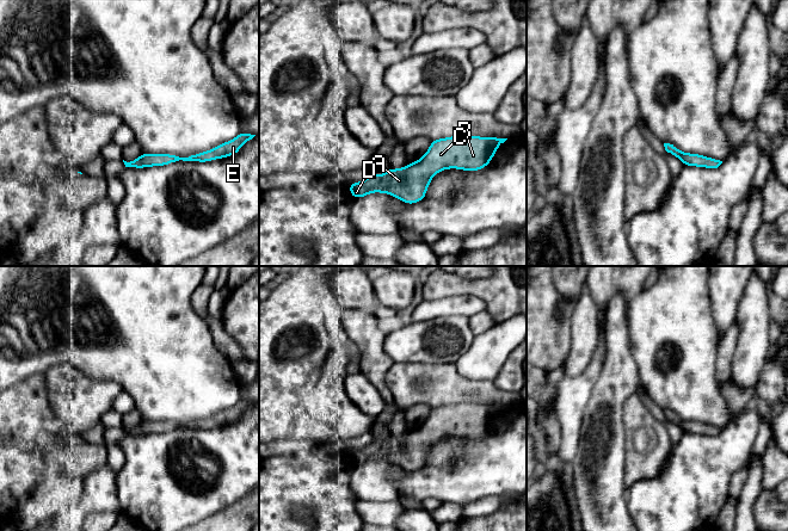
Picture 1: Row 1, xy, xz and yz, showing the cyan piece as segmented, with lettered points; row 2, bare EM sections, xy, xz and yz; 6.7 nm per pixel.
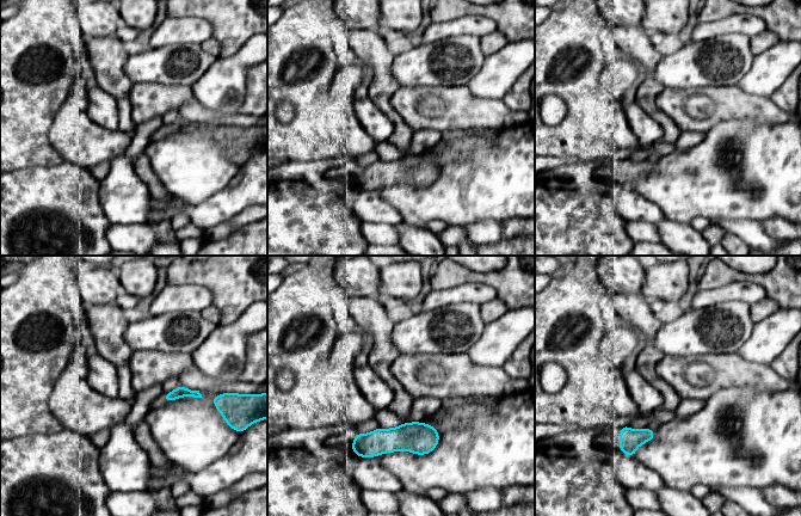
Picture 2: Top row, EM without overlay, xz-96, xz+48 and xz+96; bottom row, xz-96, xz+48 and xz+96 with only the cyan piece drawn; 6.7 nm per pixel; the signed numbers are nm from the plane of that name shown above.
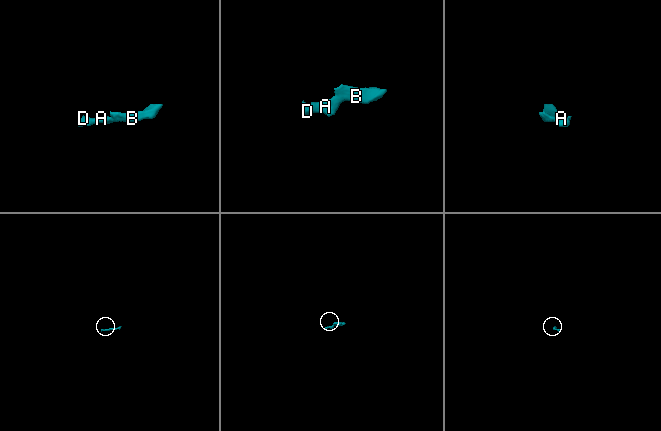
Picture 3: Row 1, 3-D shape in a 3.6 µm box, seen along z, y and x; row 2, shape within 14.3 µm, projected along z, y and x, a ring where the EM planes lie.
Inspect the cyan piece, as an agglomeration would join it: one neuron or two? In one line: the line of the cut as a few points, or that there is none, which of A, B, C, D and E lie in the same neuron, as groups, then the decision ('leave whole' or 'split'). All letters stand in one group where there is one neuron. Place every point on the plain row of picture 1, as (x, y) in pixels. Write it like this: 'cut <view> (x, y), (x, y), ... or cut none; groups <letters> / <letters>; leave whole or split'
cut none; groups A B C D E; leave whole

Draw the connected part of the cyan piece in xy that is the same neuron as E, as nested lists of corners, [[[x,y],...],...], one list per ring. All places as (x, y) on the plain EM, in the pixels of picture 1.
[[[241,400],[232,408],[222,410],[211,418],[208,418],[204,420],[197,420],[189,425],[179,425],[179,424],[171,422],[171,421],[143,421],[142,420],[136,427],[133,427],[130,430],[127,430],[123,427],[123,430],[125,434],[133,434],[133,436],[165,433],[165,432],[168,432],[168,431],[172,431],[179,427],[207,430],[207,428],[211,428],[215,426],[222,426],[222,425],[227,425],[227,424],[232,424],[236,421],[240,418],[241,413],[245,409],[252,407],[254,403],[256,402]]]

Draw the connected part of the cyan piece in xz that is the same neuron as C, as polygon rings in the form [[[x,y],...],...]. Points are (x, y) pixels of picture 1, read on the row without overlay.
[[[453,403],[431,408],[426,421],[404,436],[388,436],[382,443],[371,442],[365,447],[347,451],[352,465],[371,459],[389,461],[404,470],[423,468],[433,443],[447,436],[479,438],[488,433],[497,415],[507,406]]]

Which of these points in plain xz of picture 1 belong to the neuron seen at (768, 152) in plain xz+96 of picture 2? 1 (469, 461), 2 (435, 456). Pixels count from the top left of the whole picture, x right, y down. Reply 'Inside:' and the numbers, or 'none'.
Inside: 1

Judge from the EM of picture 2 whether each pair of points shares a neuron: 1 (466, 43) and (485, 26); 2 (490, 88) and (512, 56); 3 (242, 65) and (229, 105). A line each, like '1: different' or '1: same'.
1: different
2: same
3: same

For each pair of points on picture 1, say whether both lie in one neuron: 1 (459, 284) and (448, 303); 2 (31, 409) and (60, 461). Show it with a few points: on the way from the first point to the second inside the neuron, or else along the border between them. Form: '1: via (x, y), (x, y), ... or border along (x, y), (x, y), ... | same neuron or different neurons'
1: border along (480, 298), (473, 295), (449, 295), (425, 300) | different neurons
2: border along (68, 439), (57, 444), (45, 456), (43, 475) | different neurons

